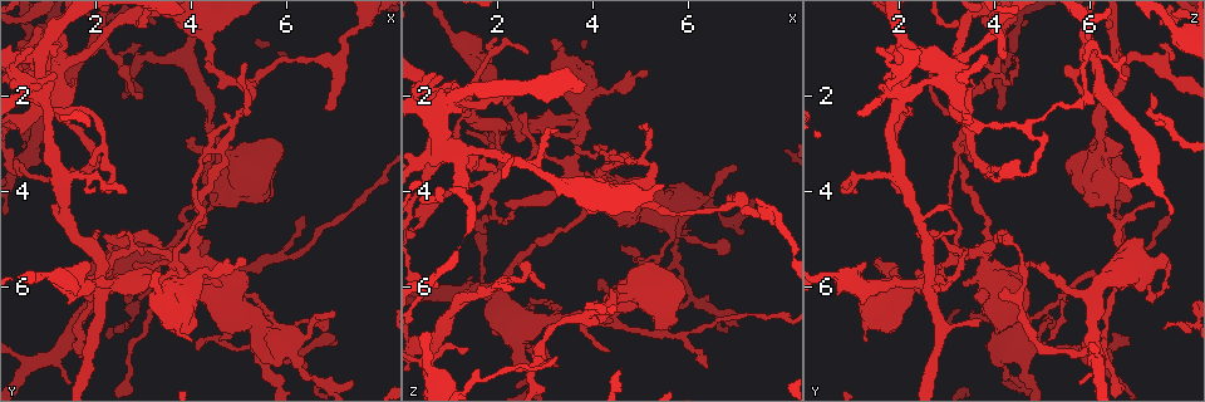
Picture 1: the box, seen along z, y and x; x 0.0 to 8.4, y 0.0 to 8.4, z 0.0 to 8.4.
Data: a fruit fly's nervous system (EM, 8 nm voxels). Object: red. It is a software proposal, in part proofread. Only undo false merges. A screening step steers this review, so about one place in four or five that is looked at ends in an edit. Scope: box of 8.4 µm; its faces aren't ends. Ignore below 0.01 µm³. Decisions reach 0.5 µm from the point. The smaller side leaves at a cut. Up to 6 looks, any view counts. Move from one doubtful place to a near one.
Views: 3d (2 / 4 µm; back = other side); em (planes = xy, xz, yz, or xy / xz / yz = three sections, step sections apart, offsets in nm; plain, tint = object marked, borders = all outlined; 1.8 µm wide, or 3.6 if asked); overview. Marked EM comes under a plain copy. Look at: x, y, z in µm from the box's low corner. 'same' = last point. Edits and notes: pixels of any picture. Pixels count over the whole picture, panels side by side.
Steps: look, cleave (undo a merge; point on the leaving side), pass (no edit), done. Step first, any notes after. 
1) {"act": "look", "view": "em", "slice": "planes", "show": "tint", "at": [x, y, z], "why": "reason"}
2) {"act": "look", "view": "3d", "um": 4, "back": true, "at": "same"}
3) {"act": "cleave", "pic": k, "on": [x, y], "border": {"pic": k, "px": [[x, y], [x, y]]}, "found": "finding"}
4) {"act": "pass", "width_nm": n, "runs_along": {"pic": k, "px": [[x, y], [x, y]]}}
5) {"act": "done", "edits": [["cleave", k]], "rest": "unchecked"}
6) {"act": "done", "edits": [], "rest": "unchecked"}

{"act": "look", "view": "3d", "um": 4, "at": [4.10, 5.70, 3.80], "why": "small branch off a trunk"}

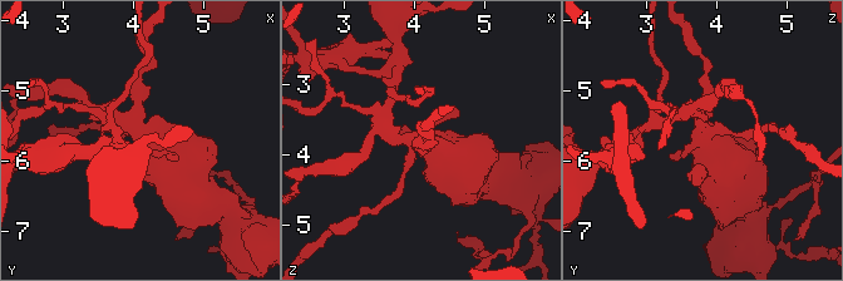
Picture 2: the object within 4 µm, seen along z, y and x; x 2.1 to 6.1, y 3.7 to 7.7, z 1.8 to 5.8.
{"act": "look", "view": "em", "um": 3.6, "slice": "planes", "show": "tint", "at": [4.20, 5.60, 3.85]}

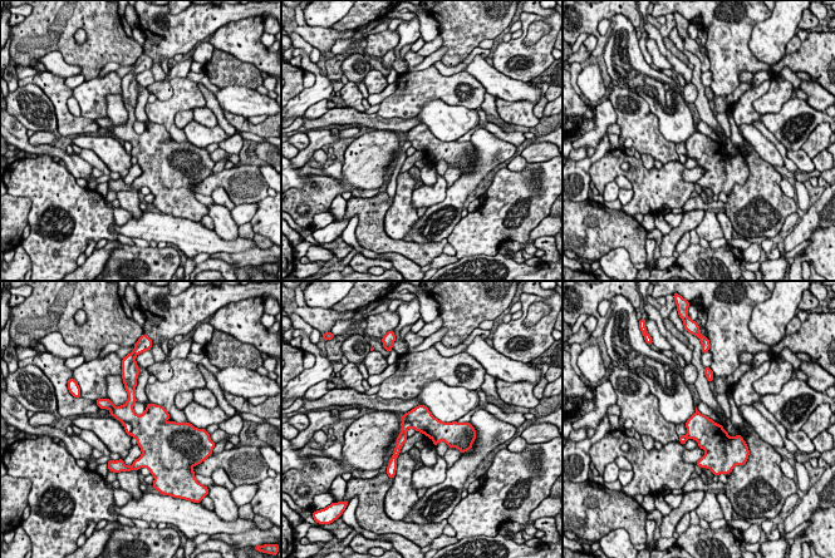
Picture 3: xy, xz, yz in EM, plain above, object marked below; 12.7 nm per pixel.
{"act": "pass", "found": "continuous, no second neuron"}

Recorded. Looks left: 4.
{"act": "look", "view": "3d", "um": 4, "at": [2.20, 2.90, 1.95]}

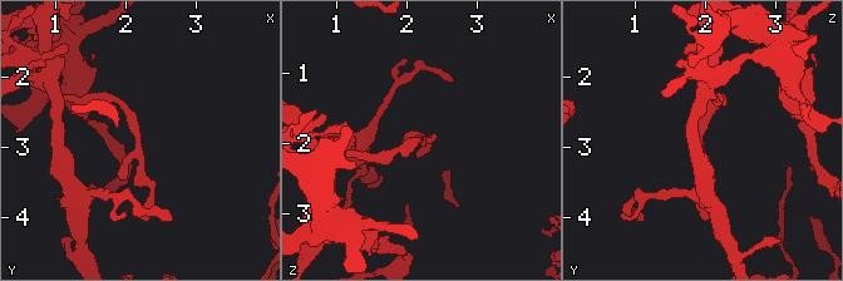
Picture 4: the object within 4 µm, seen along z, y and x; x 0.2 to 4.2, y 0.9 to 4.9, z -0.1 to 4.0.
{"act": "look", "view": "em", "slice": "xy", "step": 8, "show": "tint", "at": [2.15, 2.90, 1.90]}

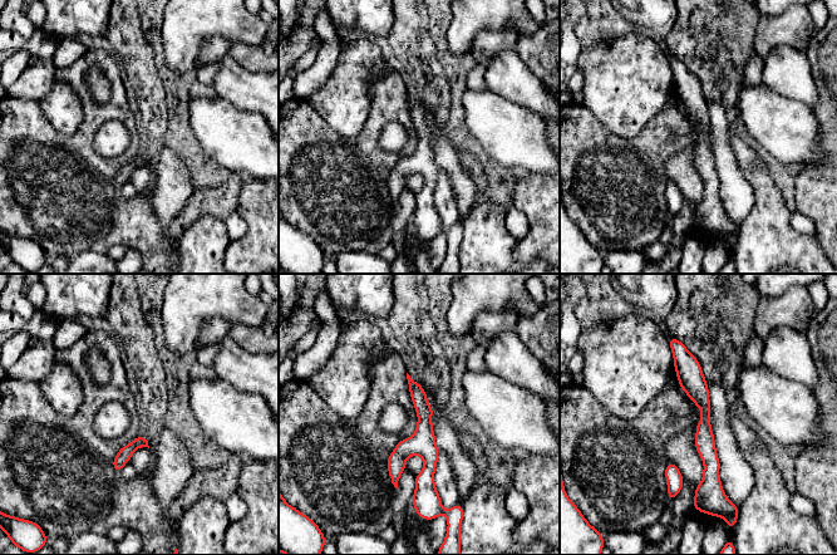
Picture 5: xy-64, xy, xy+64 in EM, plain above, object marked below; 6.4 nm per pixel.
{"act": "look", "view": "em", "slice": "planes", "show": "tint", "at": "same"}

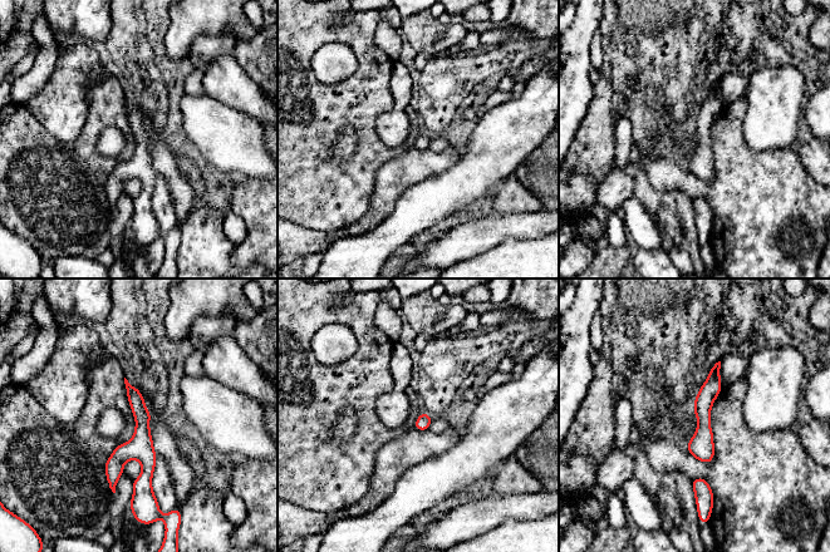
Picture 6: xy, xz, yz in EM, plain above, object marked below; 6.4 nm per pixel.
{"act": "pass", "runs_along": {"pic": 6, "px": [[129, 389], [142, 414], [143, 494]]}, "found": "one neuron here"}

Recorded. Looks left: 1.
{"act": "done", "edits": [], "rest": "unchecked"}

